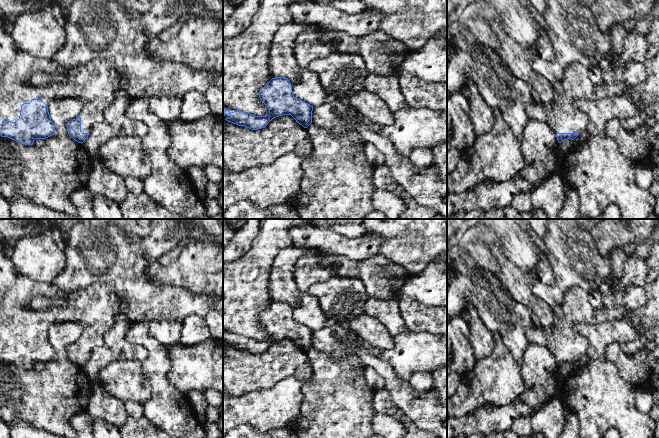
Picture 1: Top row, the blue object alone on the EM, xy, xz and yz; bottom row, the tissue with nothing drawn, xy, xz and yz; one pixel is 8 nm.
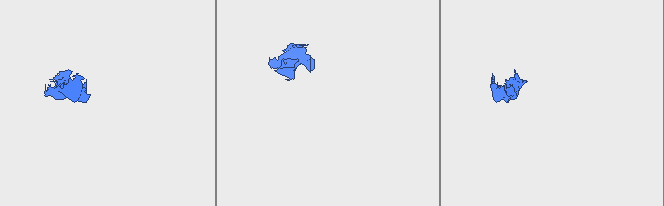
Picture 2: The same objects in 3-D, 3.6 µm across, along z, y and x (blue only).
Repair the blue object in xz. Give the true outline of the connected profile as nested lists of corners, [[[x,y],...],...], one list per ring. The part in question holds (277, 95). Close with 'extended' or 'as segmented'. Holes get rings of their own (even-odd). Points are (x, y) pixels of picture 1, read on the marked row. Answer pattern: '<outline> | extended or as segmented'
[[[272,78],[260,90],[259,98],[269,110],[268,115],[255,116],[223,107],[223,119],[251,130],[265,128],[272,119],[283,115],[291,115],[304,128],[312,123],[313,106],[294,97],[292,85],[287,78]]] | extended

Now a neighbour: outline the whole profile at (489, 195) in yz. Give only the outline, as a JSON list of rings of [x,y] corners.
[[[518,175],[504,182],[485,181],[462,193],[447,192],[447,216],[473,210],[503,209],[511,205],[516,195],[531,193],[538,185]]]

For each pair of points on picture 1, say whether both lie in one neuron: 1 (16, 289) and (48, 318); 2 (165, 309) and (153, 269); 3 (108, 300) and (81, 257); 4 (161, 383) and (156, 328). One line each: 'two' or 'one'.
1: one
2: two
3: two
4: two

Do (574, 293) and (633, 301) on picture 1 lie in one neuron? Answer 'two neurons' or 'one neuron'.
two neurons

